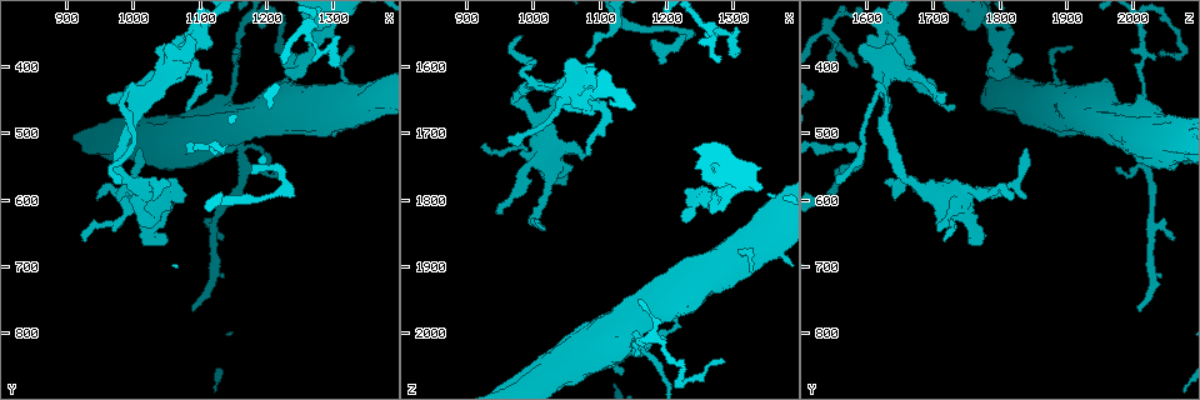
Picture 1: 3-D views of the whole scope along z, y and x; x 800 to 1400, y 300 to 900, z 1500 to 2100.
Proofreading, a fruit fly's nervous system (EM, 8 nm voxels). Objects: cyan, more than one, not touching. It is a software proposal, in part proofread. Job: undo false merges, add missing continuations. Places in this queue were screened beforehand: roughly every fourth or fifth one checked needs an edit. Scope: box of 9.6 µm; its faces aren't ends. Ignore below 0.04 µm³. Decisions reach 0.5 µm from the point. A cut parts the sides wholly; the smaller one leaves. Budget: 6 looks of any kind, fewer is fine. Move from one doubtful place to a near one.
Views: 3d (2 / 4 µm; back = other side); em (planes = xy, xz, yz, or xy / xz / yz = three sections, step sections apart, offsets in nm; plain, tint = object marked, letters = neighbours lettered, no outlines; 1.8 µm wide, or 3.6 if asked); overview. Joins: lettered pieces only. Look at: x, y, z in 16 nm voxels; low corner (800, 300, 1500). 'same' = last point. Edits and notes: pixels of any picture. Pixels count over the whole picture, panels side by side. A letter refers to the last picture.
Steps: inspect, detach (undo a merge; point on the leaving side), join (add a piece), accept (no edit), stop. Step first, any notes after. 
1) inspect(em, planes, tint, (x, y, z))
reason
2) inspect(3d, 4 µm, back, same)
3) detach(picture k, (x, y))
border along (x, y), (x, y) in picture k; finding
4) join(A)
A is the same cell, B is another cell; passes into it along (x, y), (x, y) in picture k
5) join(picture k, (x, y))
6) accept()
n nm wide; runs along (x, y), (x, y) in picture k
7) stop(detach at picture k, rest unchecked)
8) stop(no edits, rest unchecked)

inspect(3d, 4 µm, (1230, 415, 1955))
thick end

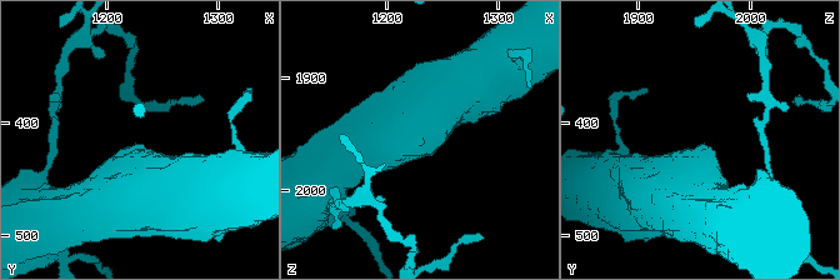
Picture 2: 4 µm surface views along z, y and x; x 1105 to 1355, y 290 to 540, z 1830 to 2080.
inspect(em, yz, step 4, tint, (1230, 420, 1960))
need the tissue

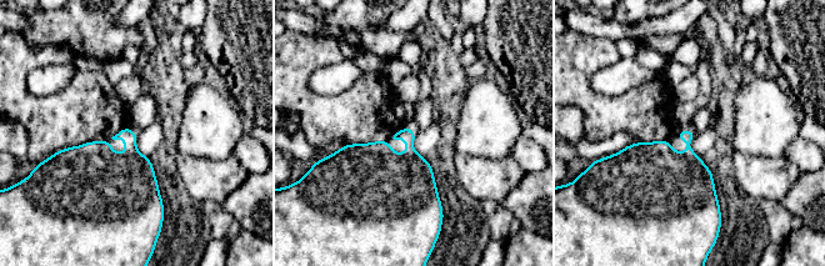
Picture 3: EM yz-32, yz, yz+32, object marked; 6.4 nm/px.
inspect(em, planes, letters, same)

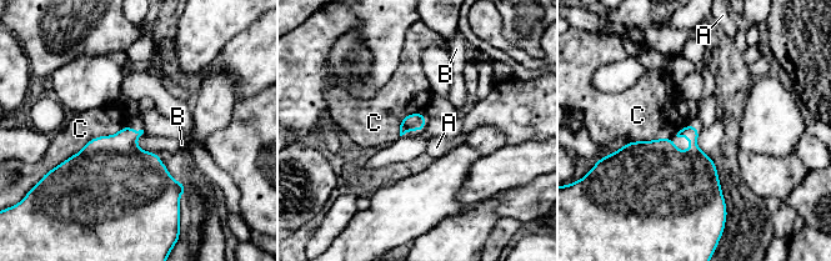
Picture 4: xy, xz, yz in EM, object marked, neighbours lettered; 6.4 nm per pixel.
accept()
A, B and C are other cells; border along (124, 126), (93, 137), (58, 165) in picture 4; no lettered piece goes on from it

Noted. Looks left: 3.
inspect(em, 3.6 µm, planes, letters, (985, 565, 1555))
end of a long branch

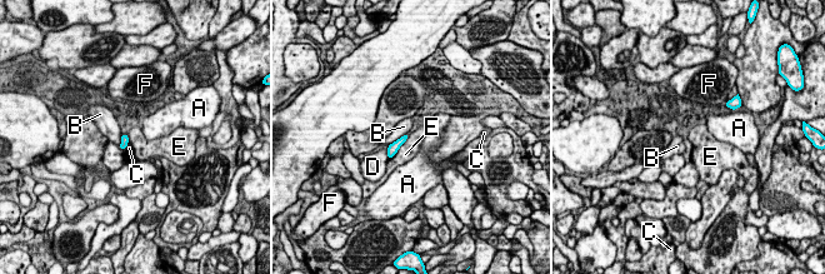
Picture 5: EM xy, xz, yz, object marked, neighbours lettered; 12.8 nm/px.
accept()
E touches over 420 nm; A, B, C, D, E and F are other cells; none of them fits

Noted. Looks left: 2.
stop(no edits, rest unchecked)

